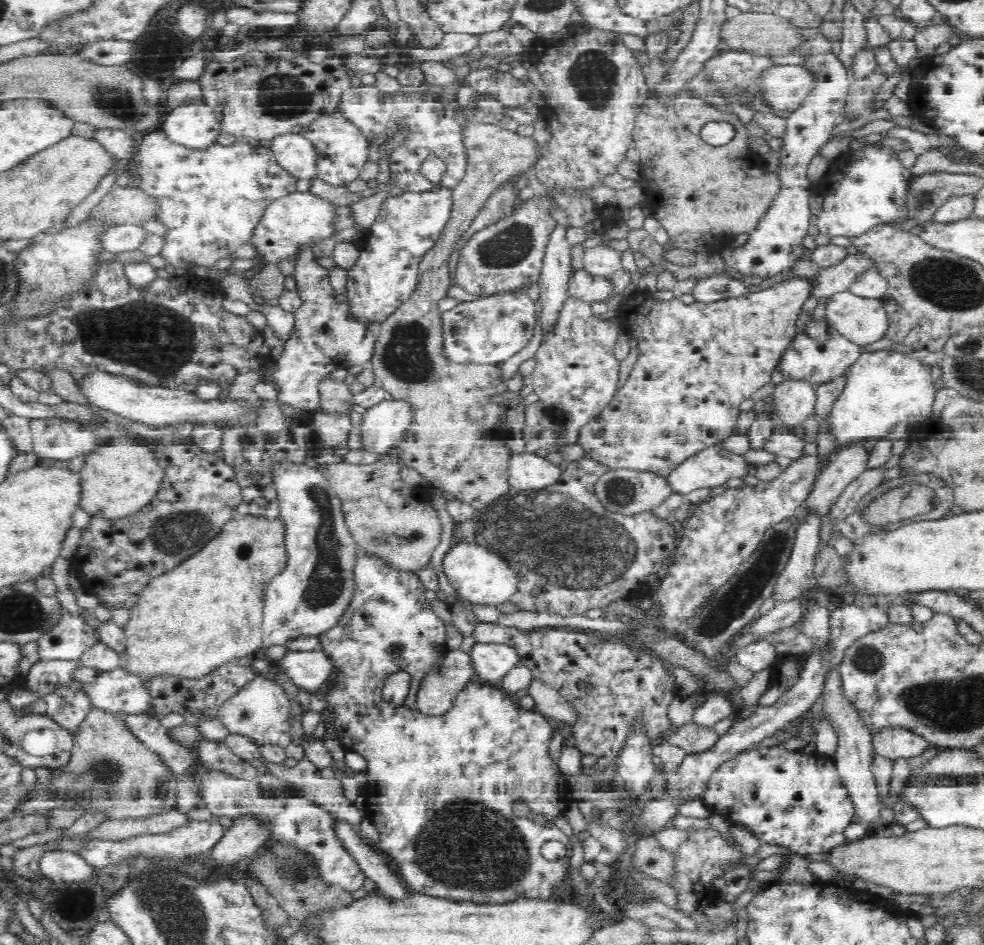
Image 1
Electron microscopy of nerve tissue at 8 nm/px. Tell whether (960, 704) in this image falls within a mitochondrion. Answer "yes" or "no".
yes

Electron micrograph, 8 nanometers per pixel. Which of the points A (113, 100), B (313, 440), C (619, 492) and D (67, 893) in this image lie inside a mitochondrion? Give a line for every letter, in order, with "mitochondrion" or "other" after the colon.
A: mitochondrion
B: other
C: mitochondrion
D: mitochondrion

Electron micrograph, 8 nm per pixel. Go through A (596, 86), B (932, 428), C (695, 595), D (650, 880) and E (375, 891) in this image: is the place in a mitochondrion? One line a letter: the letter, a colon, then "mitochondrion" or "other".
A: mitochondrion
B: other
C: mitochondrion
D: other
E: other

